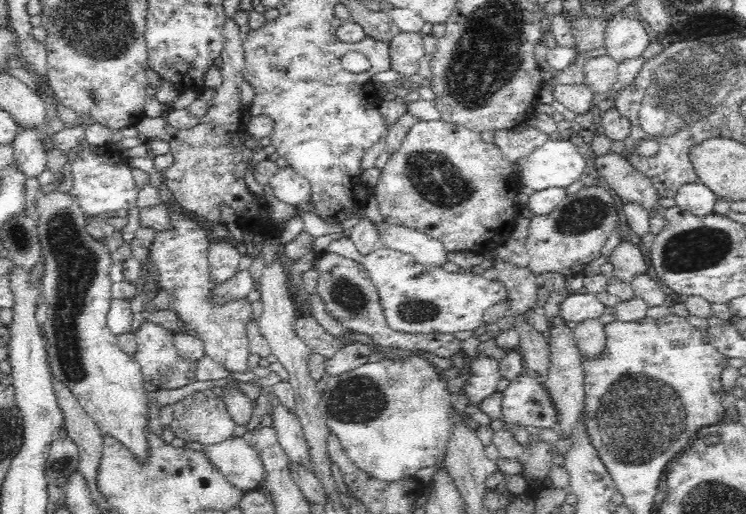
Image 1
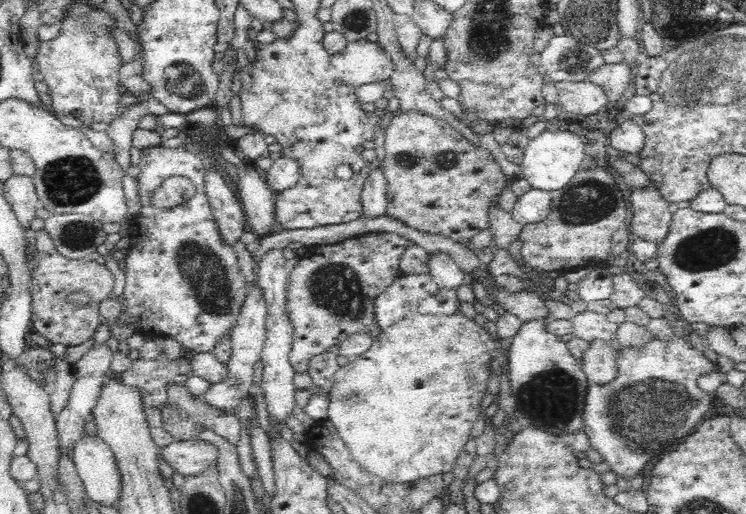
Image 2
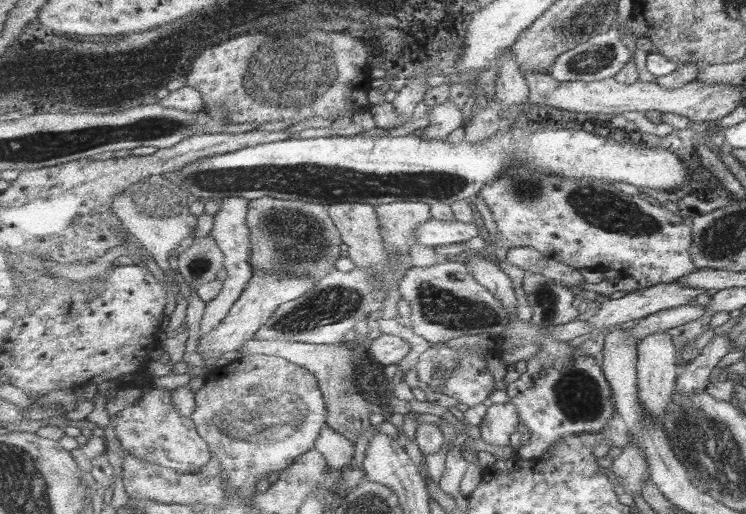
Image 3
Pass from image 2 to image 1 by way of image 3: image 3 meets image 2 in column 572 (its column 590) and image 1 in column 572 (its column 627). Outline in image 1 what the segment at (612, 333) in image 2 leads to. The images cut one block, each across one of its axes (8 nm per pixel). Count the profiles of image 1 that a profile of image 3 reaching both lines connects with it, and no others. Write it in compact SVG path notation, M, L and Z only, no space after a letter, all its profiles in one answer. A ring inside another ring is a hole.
M585 292L572 293L561 303L560 317L564 321L582 324L588 320L596 320L607 312L602 302Z

